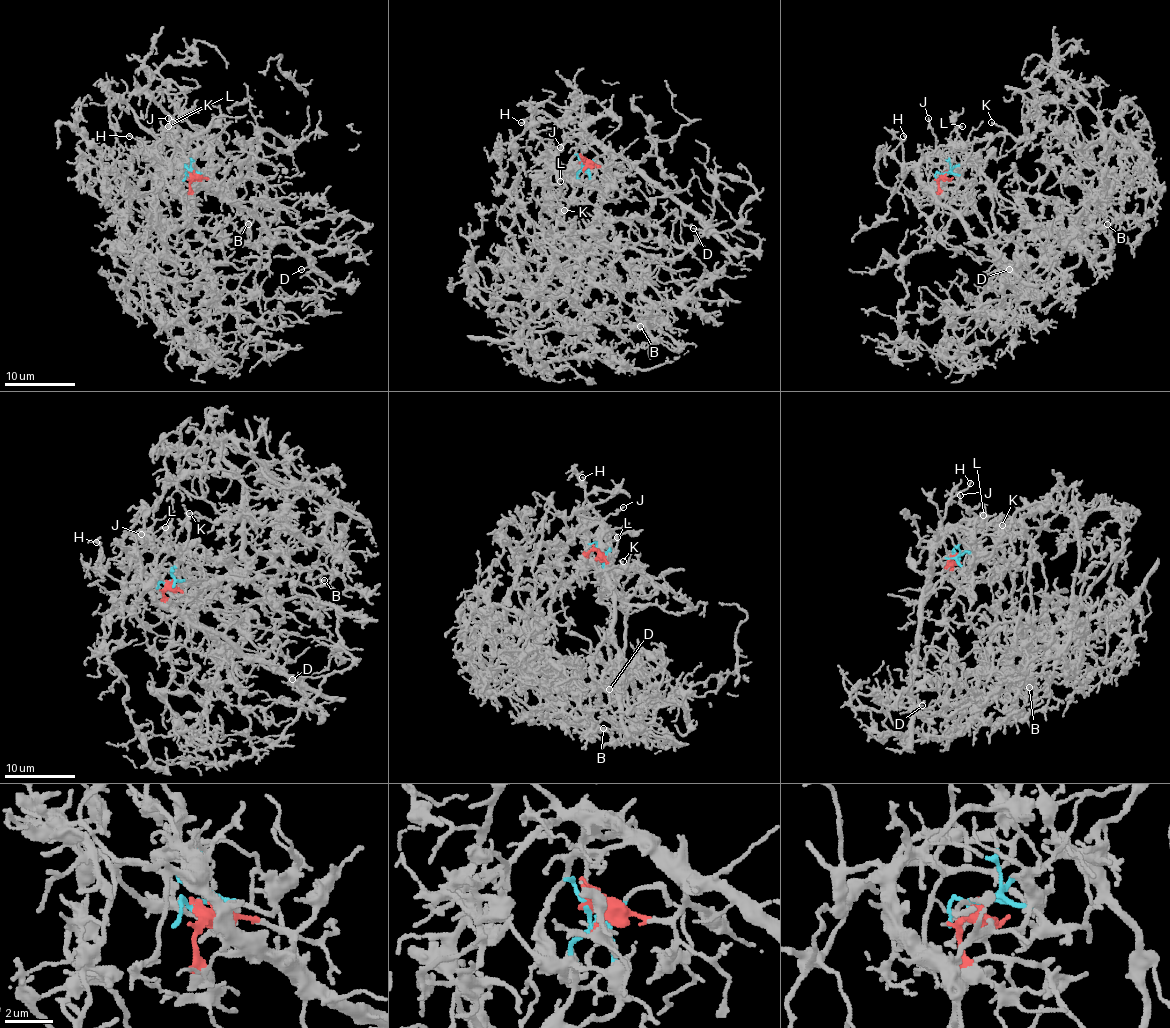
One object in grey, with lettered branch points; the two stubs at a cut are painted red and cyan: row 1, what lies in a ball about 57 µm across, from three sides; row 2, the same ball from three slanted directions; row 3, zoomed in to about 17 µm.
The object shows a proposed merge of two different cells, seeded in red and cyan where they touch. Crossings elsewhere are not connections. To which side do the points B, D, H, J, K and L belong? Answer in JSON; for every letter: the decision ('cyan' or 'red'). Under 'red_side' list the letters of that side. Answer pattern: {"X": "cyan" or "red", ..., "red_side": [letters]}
{"B": "cyan", "D": "red", "H": "red", "J": "red", "K": "cyan", "L": "red", "red_side": ["D", "H", "J", "L"]}

